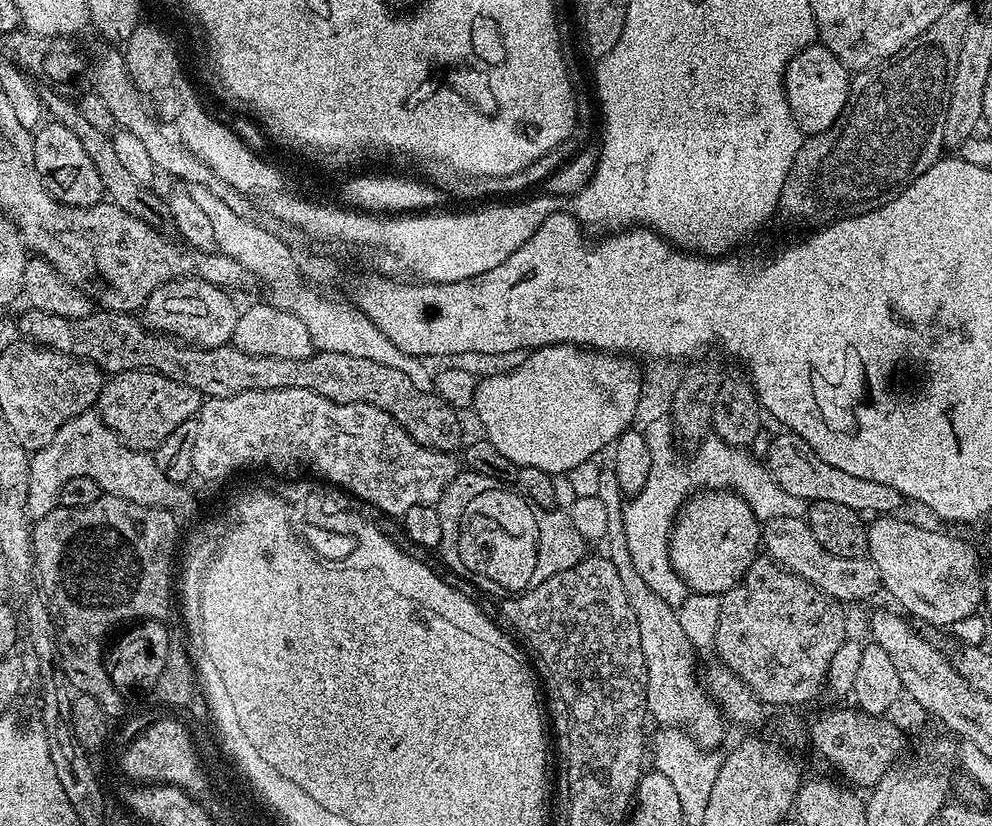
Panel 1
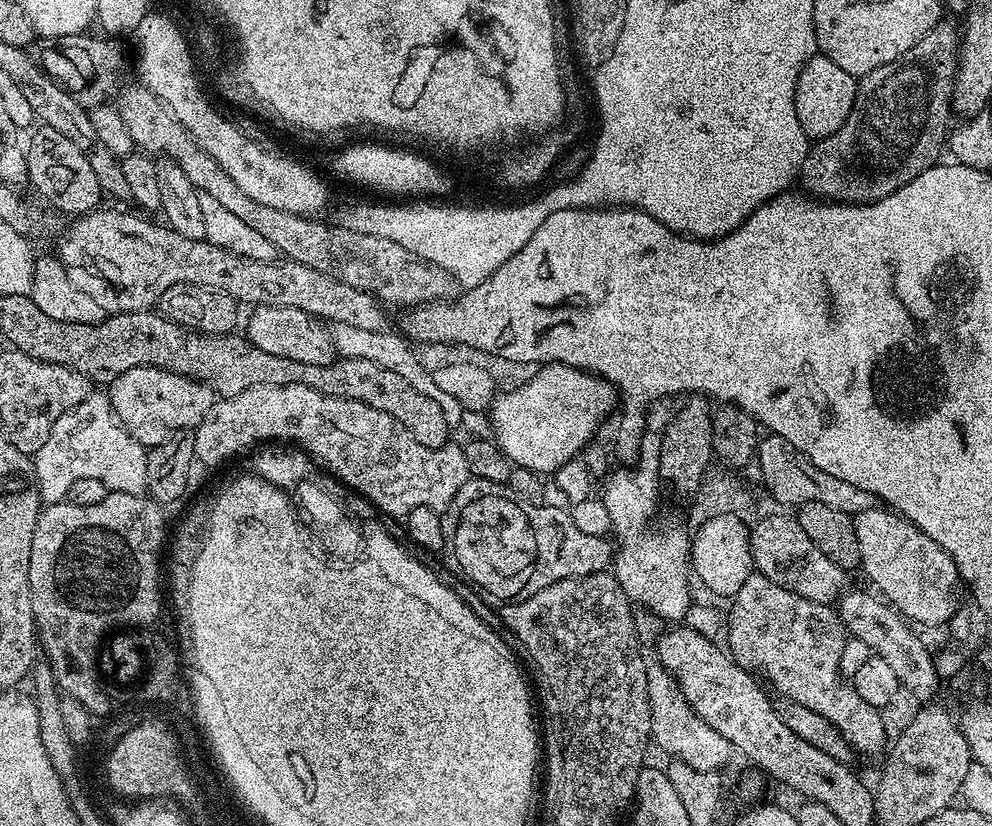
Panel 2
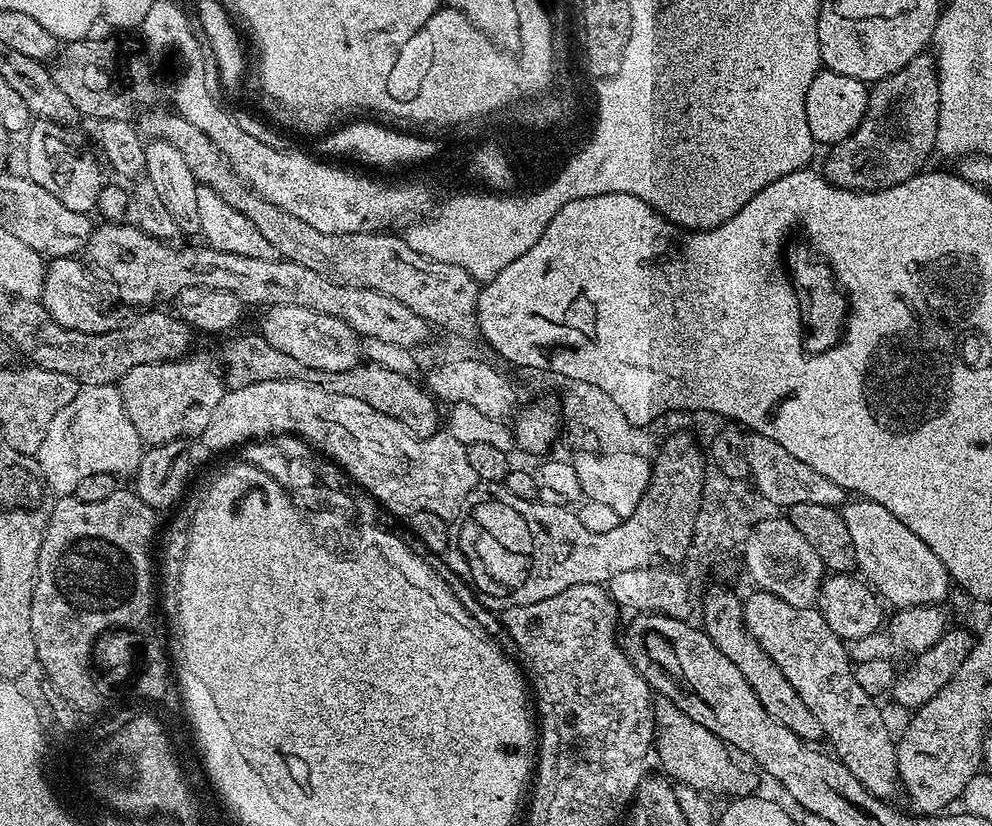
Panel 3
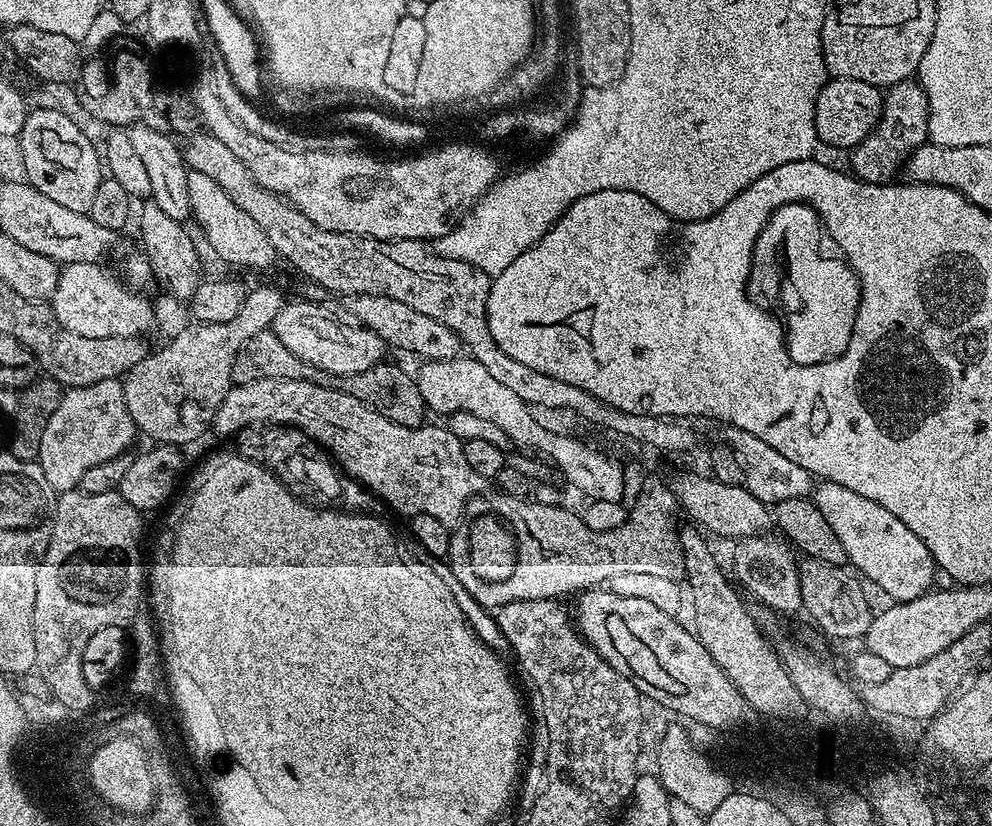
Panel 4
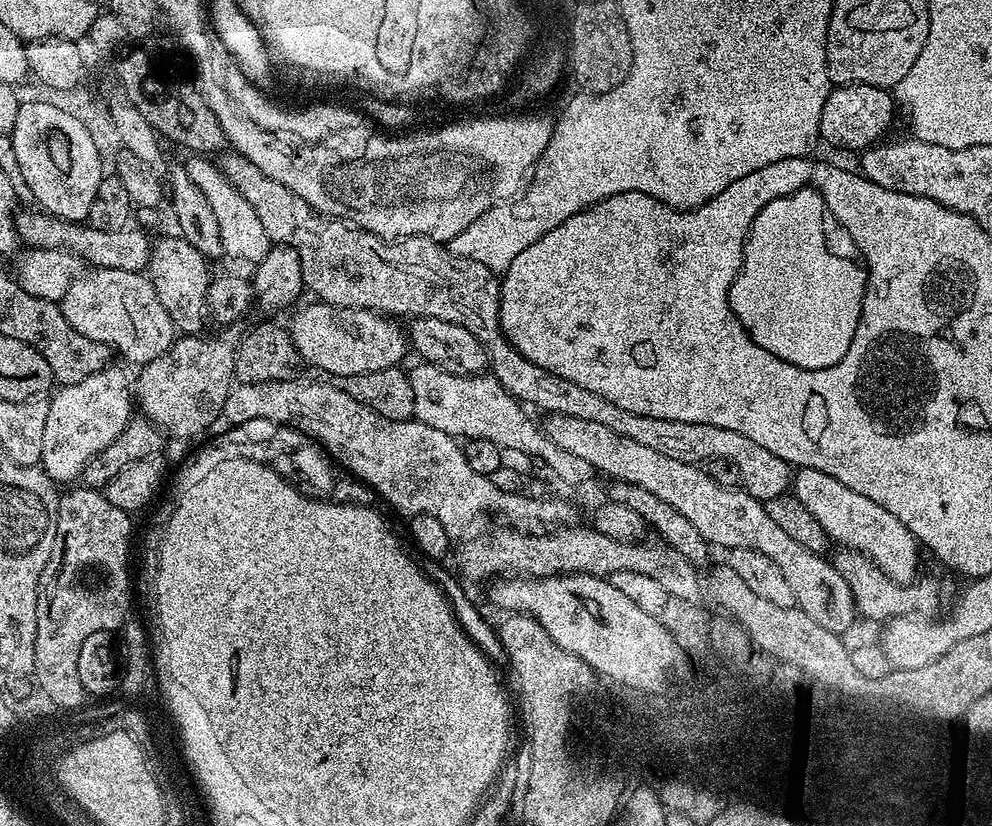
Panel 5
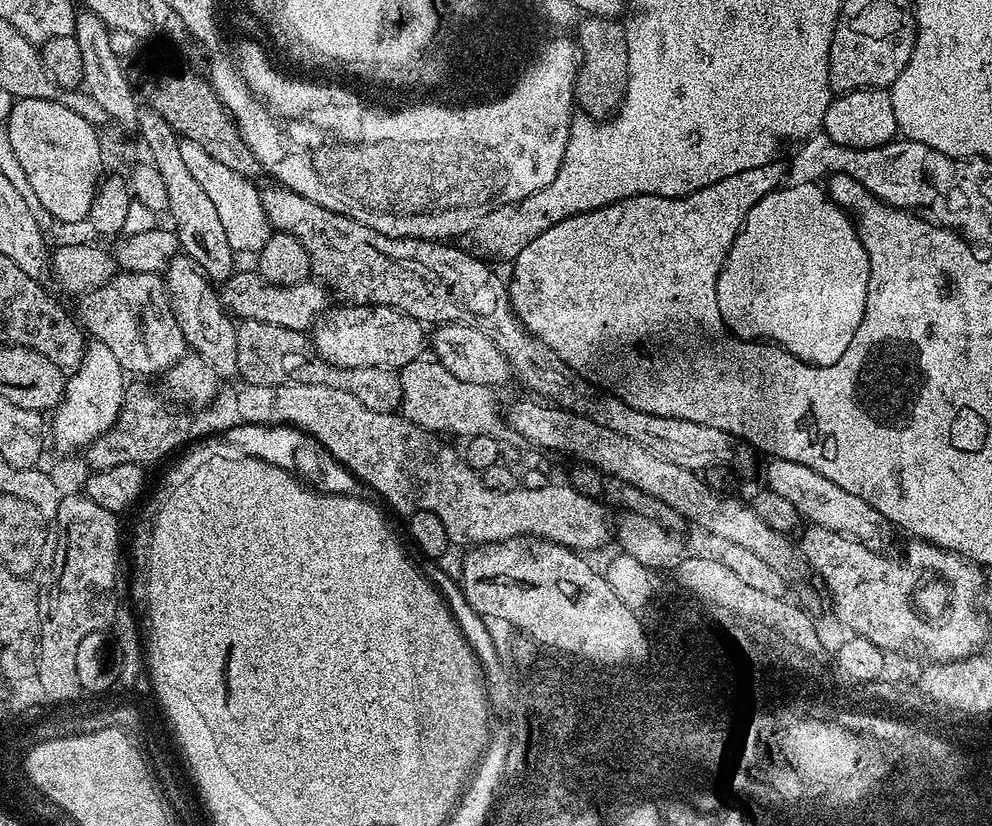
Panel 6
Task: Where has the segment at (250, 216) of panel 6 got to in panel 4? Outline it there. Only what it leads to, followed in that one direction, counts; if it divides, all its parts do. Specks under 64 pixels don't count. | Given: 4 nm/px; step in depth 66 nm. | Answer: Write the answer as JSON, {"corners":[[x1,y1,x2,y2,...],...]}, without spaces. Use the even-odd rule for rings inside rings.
{"corners":[[189,171,188,185,192,188,192,216,194,220,204,227,204,236,208,239,208,244,225,260,228,264,233,264,236,268,264,268,270,258,276,256,274,246,266,234,246,214,234,203,228,195,218,186,218,182,213,182,211,178,206,178,206,174,198,174]]}

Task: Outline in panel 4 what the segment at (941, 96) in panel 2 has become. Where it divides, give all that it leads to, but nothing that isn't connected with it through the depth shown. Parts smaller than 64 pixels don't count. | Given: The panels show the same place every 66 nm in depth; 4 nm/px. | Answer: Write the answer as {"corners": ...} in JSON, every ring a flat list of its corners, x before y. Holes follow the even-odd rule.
{"corners":[[911,79,893,84,883,93,884,105,880,111,880,120,872,128,872,133,851,149,851,175,865,180,869,184,887,184,896,171,905,167,906,161,916,149,929,143,928,104,924,88],[913,83,913,84,912,84]]}

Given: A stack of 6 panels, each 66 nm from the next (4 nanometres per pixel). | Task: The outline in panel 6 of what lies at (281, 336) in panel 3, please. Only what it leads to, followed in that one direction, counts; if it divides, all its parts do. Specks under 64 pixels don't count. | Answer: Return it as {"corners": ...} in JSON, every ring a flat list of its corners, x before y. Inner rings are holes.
{"corners":[[381,304,329,307,312,325,310,339,315,355,339,368,391,368,399,370,426,352,426,328,421,321]]}

